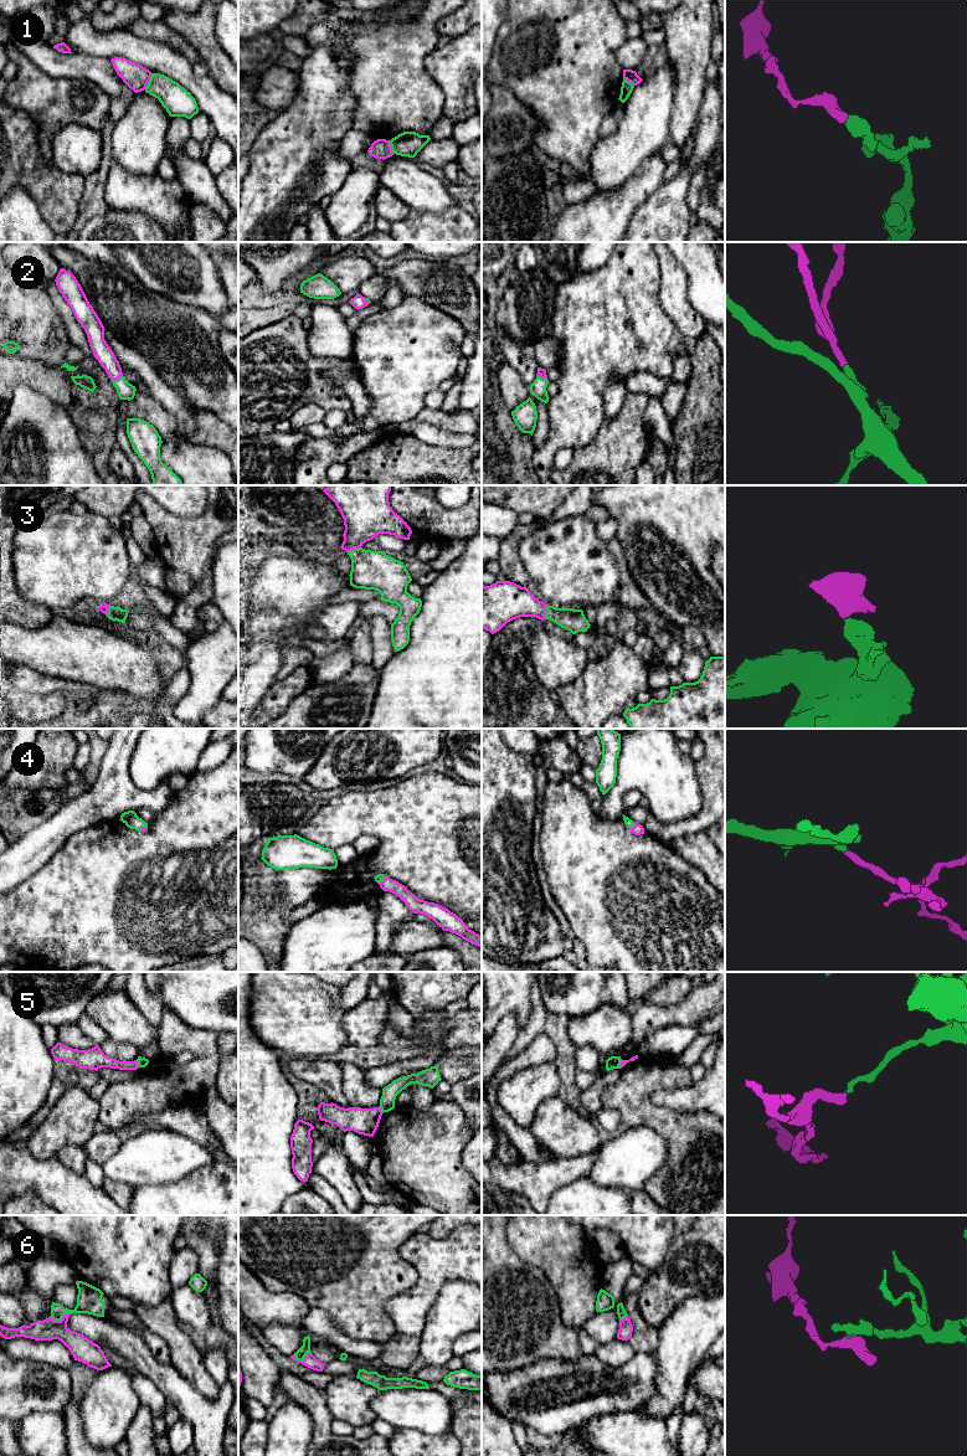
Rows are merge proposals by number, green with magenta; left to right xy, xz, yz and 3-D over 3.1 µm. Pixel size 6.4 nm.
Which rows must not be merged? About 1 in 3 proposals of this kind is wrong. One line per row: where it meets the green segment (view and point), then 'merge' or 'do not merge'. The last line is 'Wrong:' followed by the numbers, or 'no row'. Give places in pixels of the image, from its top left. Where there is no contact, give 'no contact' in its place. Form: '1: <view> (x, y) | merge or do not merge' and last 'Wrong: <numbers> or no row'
1: xy (149, 81) | do not merge
2: xy (118, 379) | merge
3: xz (353, 550) | merge
4: yz (632, 827) | merge
5: xy (138, 1064) | do not merge
6: xz (302, 1361) | merge
Wrong: 1, 5

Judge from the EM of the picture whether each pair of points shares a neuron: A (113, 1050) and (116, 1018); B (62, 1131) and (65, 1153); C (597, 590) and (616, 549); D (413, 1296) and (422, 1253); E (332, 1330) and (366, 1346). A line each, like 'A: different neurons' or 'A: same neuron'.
A: different neurons
B: different neurons
C: different neurons
D: same neuron
E: same neuron

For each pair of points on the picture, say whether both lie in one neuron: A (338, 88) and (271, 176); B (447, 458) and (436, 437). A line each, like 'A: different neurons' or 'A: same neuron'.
A: same neuron
B: different neurons

